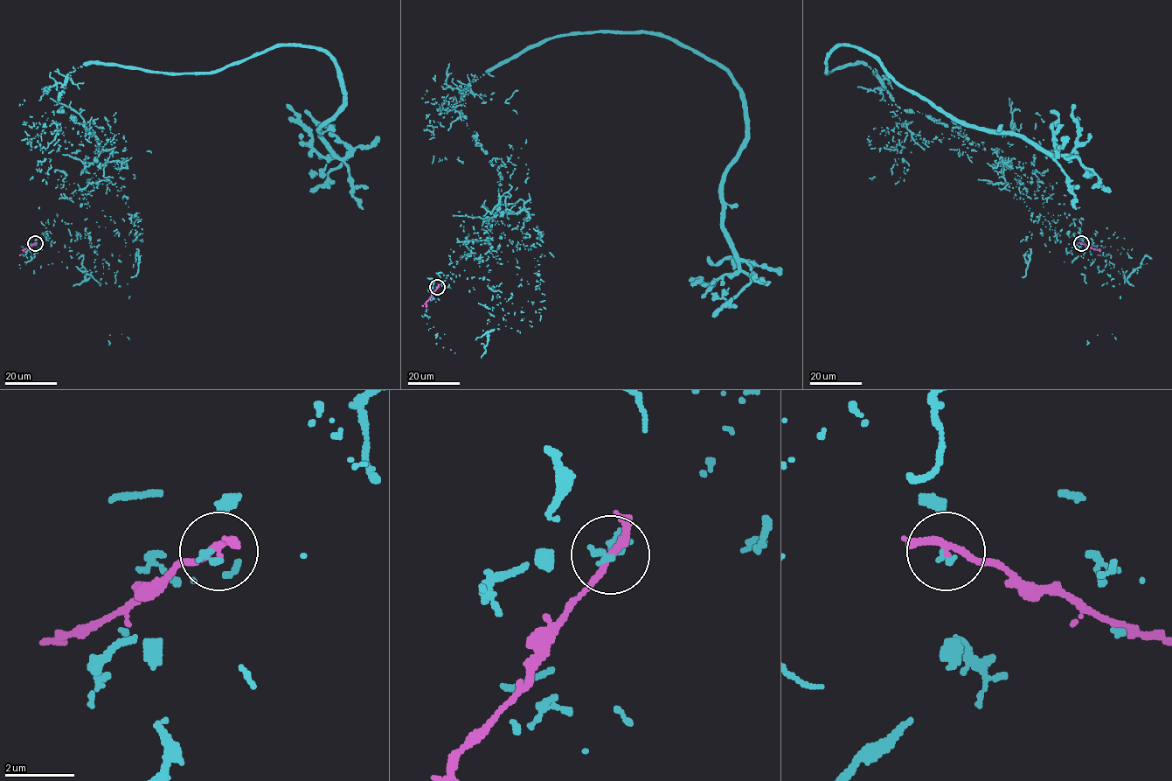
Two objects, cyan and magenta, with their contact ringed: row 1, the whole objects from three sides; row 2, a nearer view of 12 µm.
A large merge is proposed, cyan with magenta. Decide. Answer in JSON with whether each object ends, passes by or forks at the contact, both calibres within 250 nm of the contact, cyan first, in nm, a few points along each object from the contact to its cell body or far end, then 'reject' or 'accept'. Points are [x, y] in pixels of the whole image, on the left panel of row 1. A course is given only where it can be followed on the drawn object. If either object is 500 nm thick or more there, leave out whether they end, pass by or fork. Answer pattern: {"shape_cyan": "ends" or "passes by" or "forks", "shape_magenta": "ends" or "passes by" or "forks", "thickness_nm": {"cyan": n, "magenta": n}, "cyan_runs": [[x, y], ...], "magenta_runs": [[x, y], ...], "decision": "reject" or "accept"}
{"shape_cyan": "ends", "shape_magenta": "passes by", "thickness_nm": {"cyan": 180, "magenta": 190}, "cyan_runs": [[35, 244], [91, 247], [101, 129], [58, 111], [69, 72], [319, 47], [343, 80], [335, 156], [287, 104]], "magenta_runs": [[35, 243], [24, 249], [20, 255]], "decision": "reject"}

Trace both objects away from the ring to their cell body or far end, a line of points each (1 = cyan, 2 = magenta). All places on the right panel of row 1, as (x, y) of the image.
1: (1081, 244), (1071, 204), (826, 59), (860, 47), (1051, 153), (1076, 146), (1073, 104)
2: (1081, 243), (1098, 249), (1099, 255)

